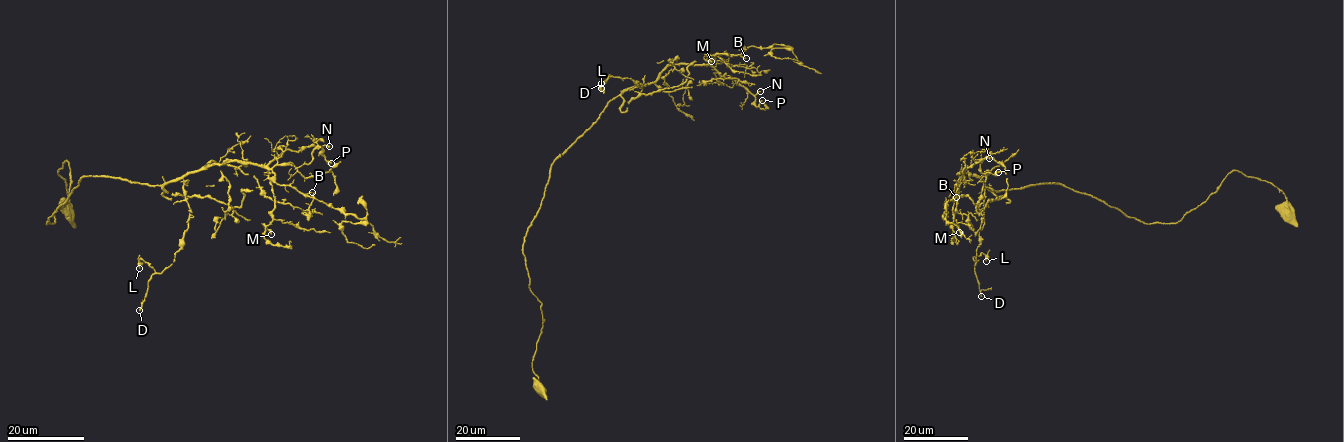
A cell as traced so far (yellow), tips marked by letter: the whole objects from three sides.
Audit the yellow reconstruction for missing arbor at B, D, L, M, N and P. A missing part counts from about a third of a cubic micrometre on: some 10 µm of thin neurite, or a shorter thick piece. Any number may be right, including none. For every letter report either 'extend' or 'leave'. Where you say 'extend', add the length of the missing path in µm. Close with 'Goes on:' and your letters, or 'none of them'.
B: leave
D: extend; about 25 µm are missing
L: leave
M: leave
N: leave
P: leave
Goes on: D

